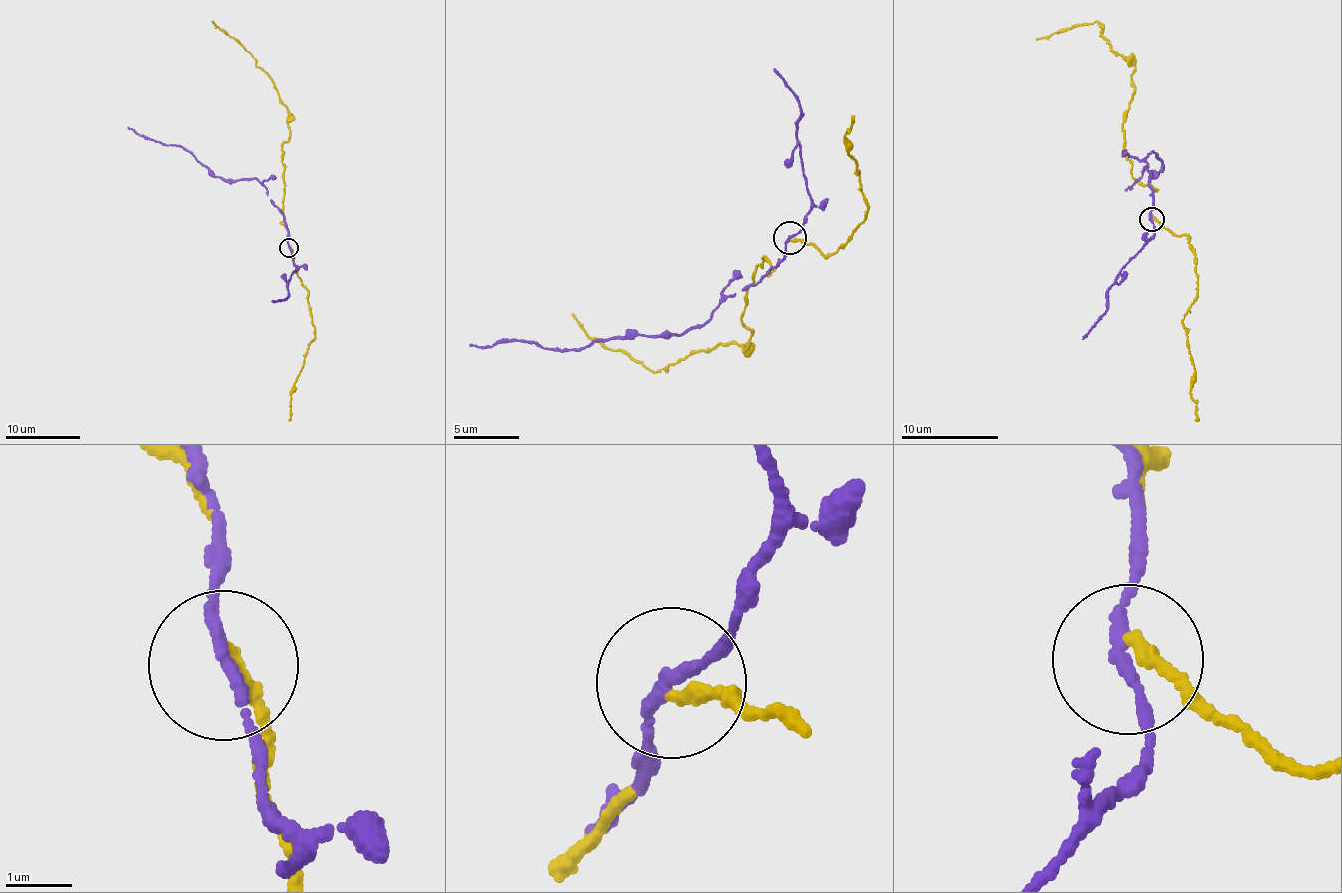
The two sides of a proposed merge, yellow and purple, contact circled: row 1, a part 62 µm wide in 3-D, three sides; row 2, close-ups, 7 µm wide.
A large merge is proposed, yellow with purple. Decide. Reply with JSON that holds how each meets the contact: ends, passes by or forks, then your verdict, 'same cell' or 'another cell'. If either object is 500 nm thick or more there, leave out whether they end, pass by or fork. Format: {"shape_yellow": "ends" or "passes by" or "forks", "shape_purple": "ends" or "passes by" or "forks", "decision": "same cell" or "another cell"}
{"shape_yellow": "ends", "shape_purple": "passes by", "decision": "another cell"}

